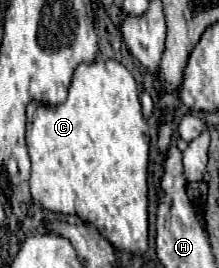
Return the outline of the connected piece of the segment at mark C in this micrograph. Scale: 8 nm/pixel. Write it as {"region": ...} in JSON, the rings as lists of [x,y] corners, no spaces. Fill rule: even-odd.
{"region":[[[115,61],[81,63],[71,79],[69,97],[59,105],[31,101],[26,107],[26,145],[31,157],[29,189],[33,201],[43,209],[79,215],[93,223],[99,233],[119,251],[147,251],[147,163],[149,163],[149,126],[143,121],[139,91],[129,69]]]}

